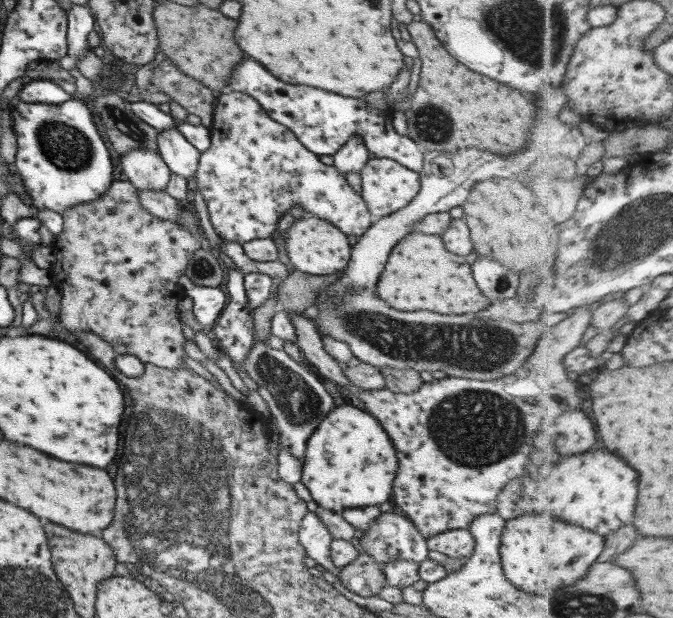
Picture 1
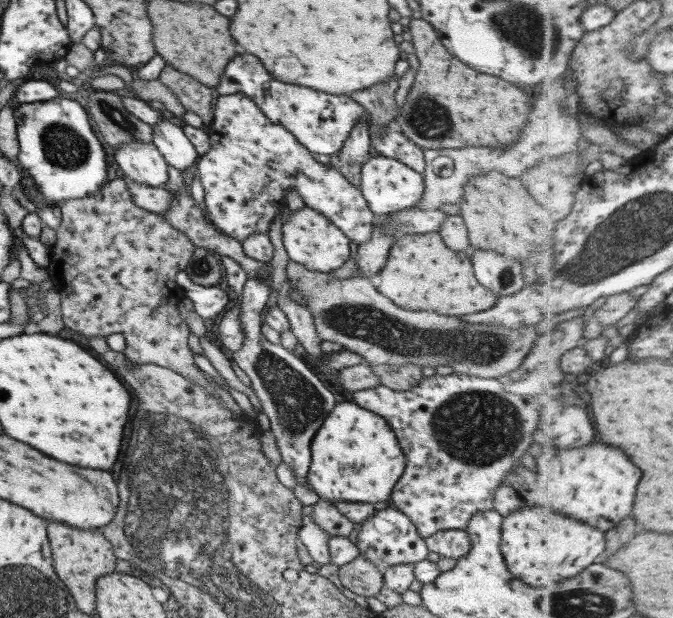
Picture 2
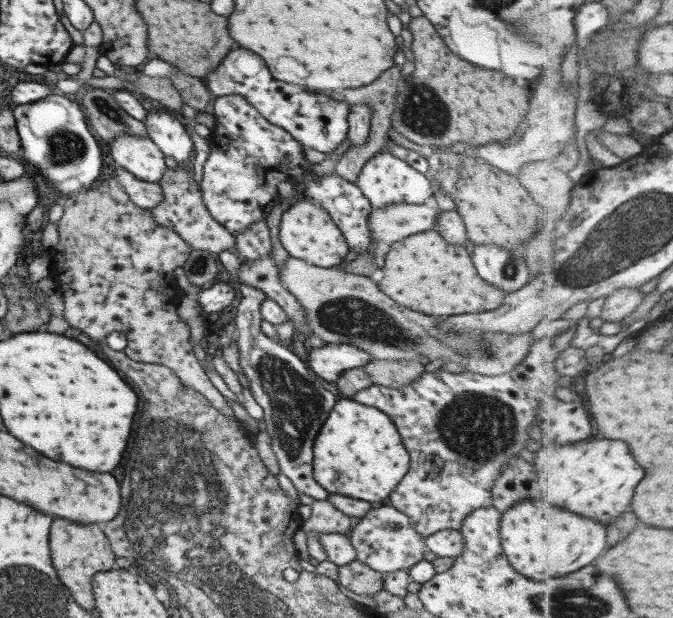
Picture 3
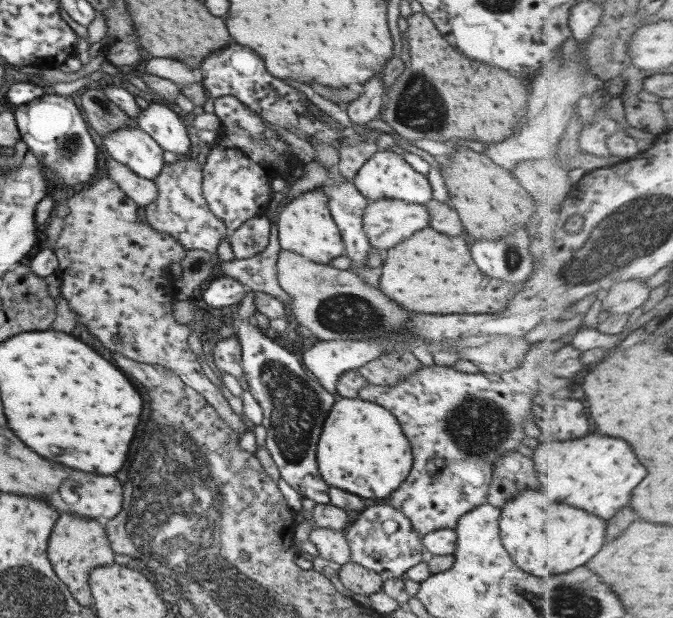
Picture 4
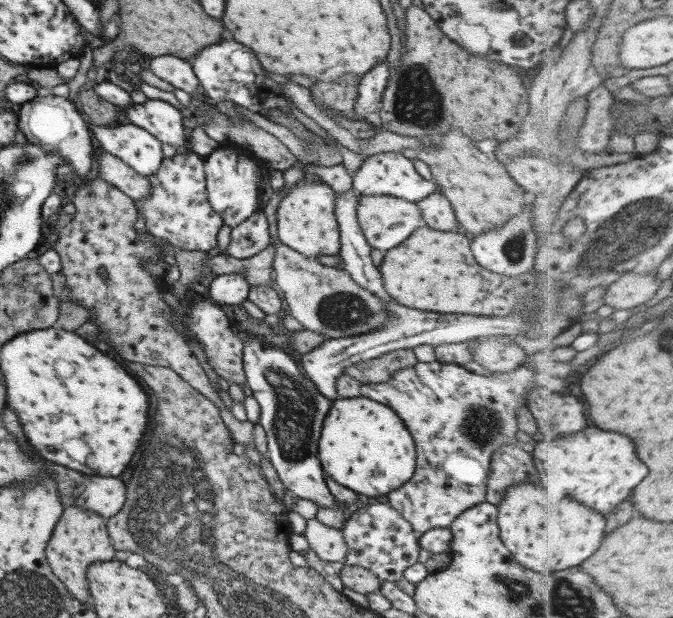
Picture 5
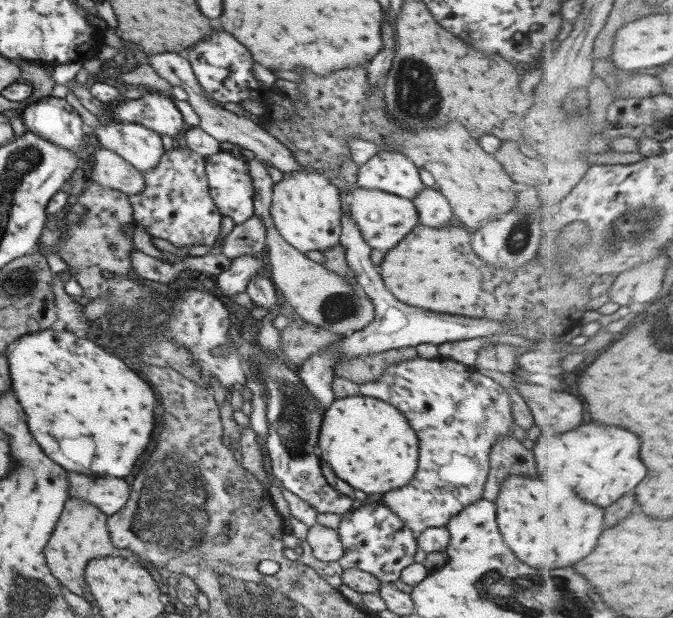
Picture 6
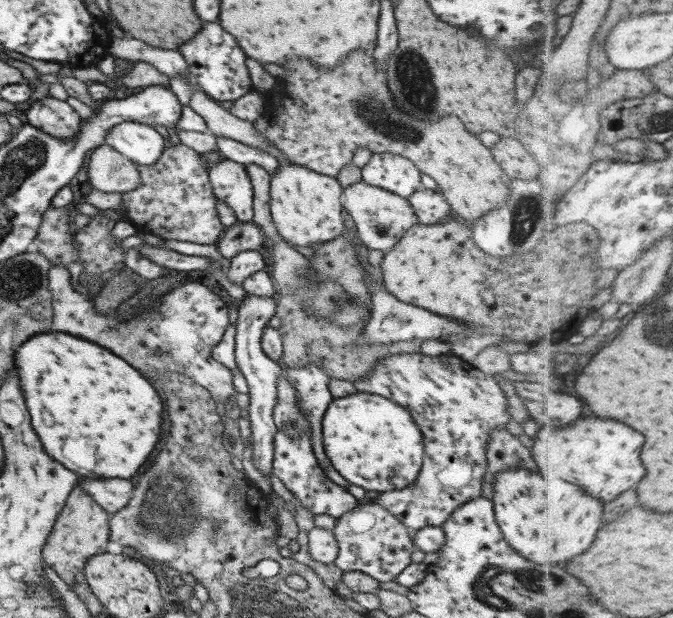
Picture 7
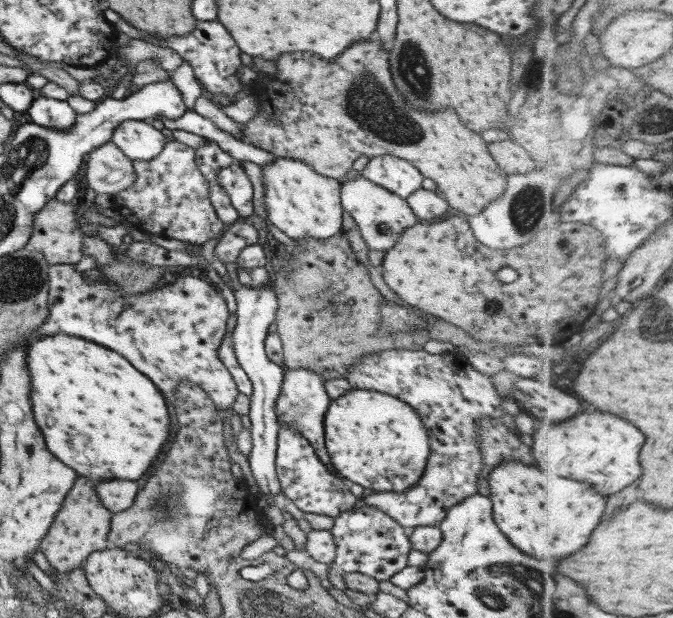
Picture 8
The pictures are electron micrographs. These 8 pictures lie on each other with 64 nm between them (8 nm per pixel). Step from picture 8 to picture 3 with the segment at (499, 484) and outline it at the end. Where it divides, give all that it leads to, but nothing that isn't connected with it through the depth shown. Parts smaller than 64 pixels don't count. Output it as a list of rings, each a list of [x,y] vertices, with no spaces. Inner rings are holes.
[[[521,500],[512,504],[507,510],[500,513],[500,547],[505,553],[509,566],[516,573],[534,581],[543,578],[553,580],[559,576],[567,576],[571,572],[577,572],[583,566],[589,566],[597,560],[597,556],[607,548],[607,528],[593,518],[585,518],[581,514],[563,510],[553,502],[551,506],[545,506],[541,500]]]

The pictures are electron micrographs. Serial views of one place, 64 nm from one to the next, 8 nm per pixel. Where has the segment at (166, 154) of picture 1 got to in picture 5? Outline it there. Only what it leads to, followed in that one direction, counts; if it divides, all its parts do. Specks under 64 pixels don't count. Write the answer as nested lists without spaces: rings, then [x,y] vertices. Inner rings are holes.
[[[146,99],[141,104],[131,103],[121,110],[124,121],[139,126],[159,142],[167,143],[177,152],[187,148],[183,135],[181,114],[169,103],[159,99]]]

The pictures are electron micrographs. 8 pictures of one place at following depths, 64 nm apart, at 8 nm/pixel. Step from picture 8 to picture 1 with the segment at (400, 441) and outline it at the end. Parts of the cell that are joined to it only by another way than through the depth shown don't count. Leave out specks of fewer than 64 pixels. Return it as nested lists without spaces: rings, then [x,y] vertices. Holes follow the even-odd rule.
[[[351,403],[334,406],[323,421],[319,422],[315,431],[309,435],[305,443],[305,457],[301,461],[301,484],[311,494],[311,498],[321,509],[339,513],[344,508],[357,508],[369,505],[379,506],[391,501],[392,483],[397,472],[393,444],[389,436],[383,432],[376,418],[367,411],[357,409]]]

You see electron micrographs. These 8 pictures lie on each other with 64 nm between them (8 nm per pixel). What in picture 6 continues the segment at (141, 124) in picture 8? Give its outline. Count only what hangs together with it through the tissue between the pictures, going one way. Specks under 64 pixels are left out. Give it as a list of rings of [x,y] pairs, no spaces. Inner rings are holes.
[[[67,91],[63,99],[77,111],[84,128],[92,130],[101,147],[116,152],[123,160],[141,172],[153,168],[159,162],[159,157],[164,153],[164,150],[161,145],[161,137],[154,130],[135,123],[103,124],[88,110],[85,110],[85,107],[77,100],[72,91]]]

